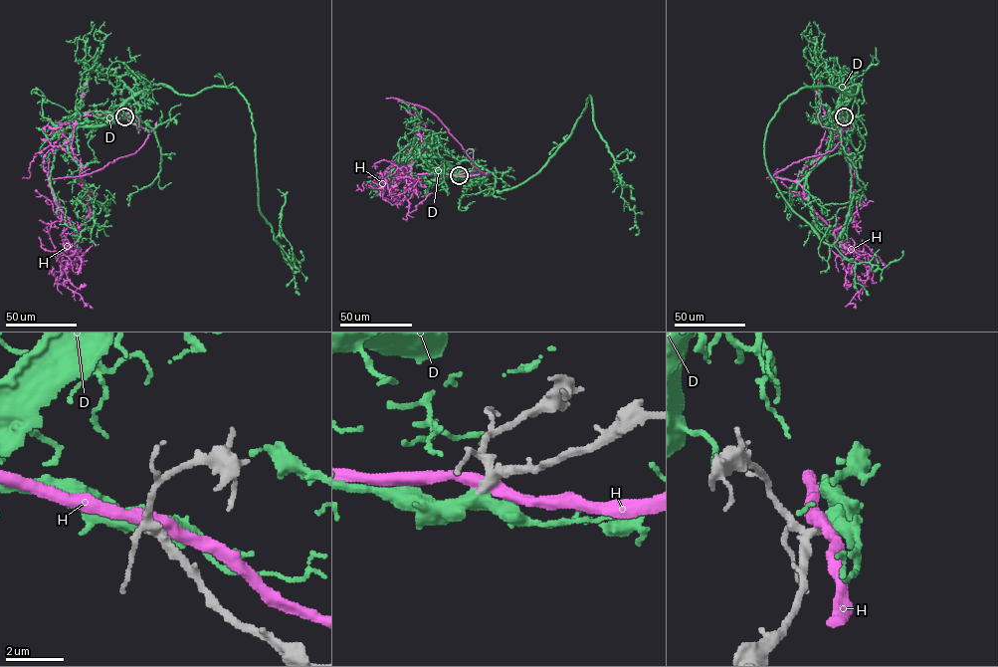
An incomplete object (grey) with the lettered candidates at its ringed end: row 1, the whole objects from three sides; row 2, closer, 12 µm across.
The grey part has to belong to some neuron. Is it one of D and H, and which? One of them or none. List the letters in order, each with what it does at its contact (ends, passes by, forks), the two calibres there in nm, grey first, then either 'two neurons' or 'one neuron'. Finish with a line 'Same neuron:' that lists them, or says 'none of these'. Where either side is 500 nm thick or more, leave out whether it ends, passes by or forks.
D: 280/500 nm | one neuron
H: it passes by | 260/440 nm | two neurons
Same neuron: D

